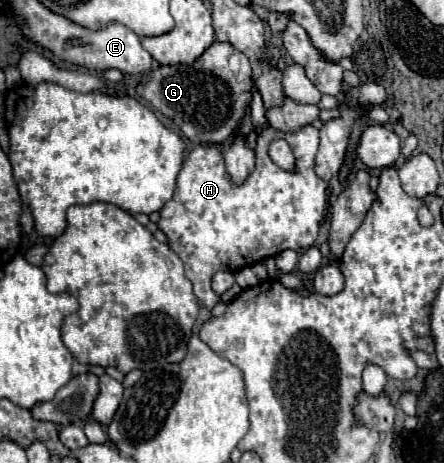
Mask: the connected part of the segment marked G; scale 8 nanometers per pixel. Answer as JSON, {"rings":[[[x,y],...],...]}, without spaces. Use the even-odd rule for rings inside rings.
{"rings":[[[213,42],[193,64],[159,66],[137,92],[163,116],[171,118],[193,142],[221,144],[237,130],[245,108],[251,102],[251,64],[231,44]]]}

